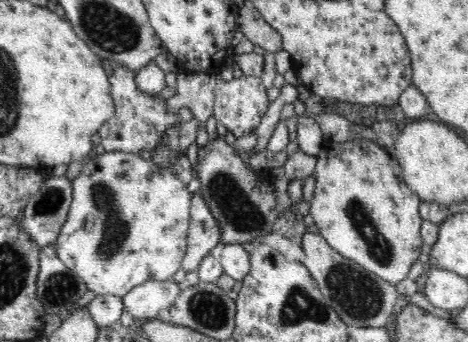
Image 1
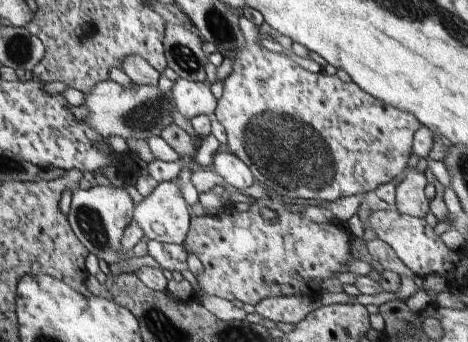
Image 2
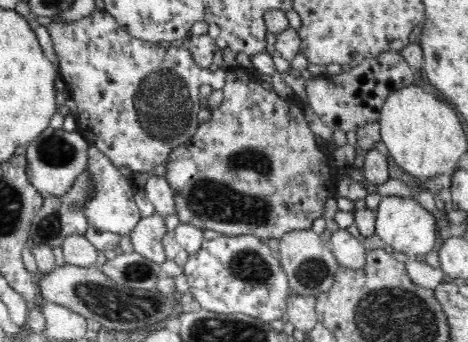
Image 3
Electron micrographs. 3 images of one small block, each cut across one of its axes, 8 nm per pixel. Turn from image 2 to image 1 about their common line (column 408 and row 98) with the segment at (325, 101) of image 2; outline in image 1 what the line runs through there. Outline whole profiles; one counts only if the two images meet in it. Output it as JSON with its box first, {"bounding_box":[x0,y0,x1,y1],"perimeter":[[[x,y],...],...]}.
{"bounding_box":[100,64,178,154],"perimeter":[[[112,64],[114,66],[114,76],[108,78],[110,84],[110,96],[114,100],[114,116],[100,128],[100,144],[104,146],[106,152],[128,152],[128,154],[140,154],[144,152],[154,152],[164,138],[168,136],[168,128],[172,128],[178,122],[178,114],[172,114],[168,110],[168,102],[162,102],[158,94],[146,94],[136,86],[136,72],[122,66],[122,64]]]}

